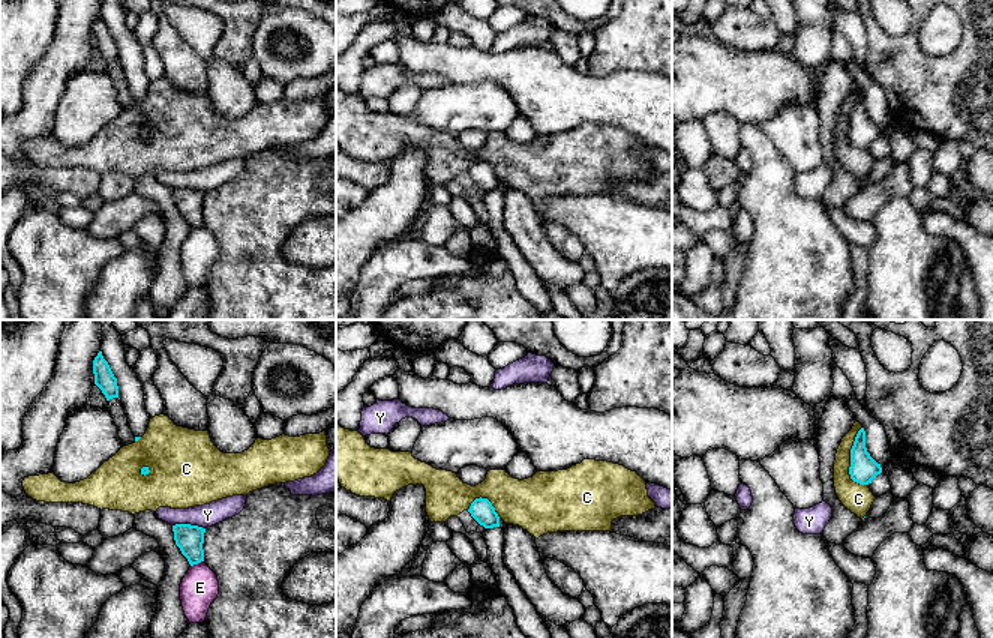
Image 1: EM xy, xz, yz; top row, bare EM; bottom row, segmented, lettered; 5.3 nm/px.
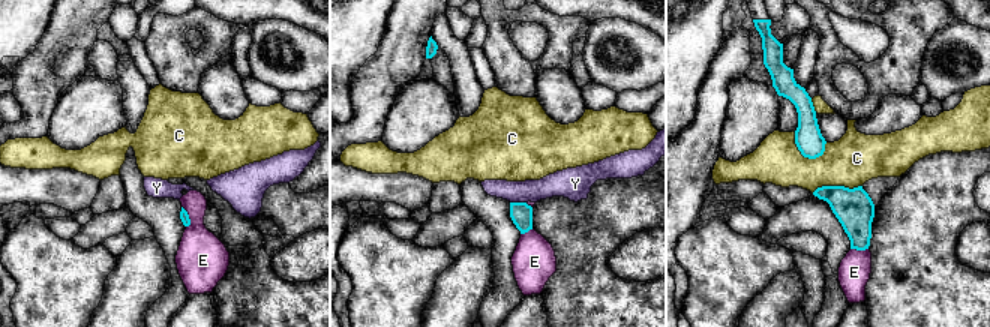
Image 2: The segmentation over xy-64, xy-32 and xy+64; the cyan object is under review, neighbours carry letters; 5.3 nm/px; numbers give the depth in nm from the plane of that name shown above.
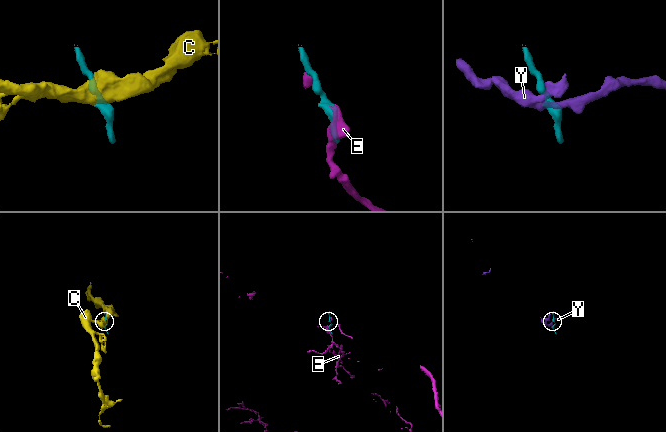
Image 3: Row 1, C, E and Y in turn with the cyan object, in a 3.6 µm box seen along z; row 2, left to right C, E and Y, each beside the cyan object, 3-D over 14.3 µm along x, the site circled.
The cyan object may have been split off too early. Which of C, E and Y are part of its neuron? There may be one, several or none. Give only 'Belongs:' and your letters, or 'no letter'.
Belongs: no letter

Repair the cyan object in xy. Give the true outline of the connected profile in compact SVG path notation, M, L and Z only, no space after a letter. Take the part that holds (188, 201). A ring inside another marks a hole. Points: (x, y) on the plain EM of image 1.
M190 188L172 189L176 209L182 218L188 222L189 228L198 228L204 225L204 197L206 192Z

